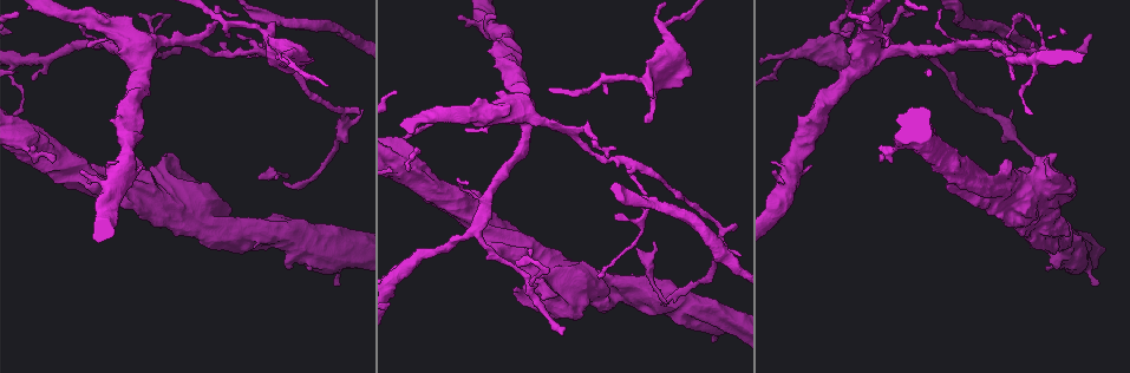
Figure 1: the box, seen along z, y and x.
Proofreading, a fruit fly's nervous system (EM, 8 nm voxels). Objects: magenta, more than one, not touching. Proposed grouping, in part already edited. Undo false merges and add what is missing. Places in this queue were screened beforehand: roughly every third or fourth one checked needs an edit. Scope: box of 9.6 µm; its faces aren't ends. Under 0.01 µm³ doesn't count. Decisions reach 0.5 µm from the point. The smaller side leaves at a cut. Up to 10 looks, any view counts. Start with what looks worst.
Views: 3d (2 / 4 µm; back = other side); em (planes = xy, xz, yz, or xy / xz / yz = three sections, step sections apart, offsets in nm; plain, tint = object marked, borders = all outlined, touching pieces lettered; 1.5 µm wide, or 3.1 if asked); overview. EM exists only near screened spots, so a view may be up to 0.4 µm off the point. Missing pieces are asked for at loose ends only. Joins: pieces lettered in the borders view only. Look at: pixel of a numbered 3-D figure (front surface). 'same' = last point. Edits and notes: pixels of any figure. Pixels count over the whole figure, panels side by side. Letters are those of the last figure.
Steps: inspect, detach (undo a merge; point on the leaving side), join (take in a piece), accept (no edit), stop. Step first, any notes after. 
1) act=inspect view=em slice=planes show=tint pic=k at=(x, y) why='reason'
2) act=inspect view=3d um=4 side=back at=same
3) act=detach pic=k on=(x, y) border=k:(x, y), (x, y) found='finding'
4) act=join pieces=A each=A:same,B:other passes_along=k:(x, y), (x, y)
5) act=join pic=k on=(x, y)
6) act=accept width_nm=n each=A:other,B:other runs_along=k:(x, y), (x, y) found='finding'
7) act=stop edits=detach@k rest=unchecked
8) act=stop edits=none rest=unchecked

act=inspect view=3d um=4 pic=1 at=(854, 27) why='an open end'

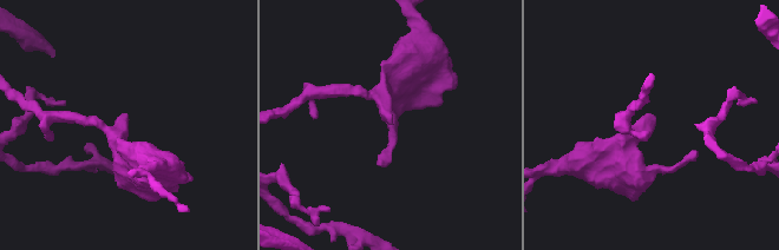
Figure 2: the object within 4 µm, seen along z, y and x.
act=inspect view=em slice=planes show=borders pic=2 at=(655, 117) why='need the tissue'

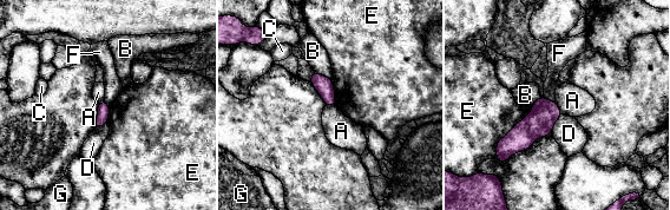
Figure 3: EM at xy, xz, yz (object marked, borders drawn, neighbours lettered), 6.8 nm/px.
act=accept each=A:other,B:other,C:other,D:other,E:other,F:other,G:other found='no lettered piece goes on from it'

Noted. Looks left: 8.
act=inspect view=em slice=yz step=8 show=borders pic=1 at=(581, 313) why='branch stops here'

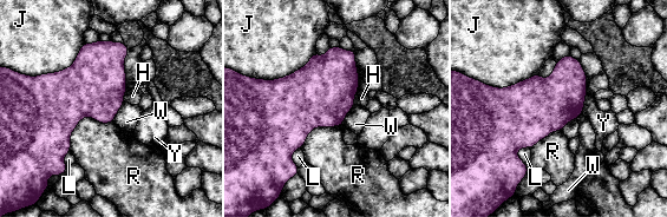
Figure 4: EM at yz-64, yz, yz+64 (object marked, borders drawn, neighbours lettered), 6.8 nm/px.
act=accept each=H:other,J:other,L:other,R:other,W:other,Y:other border=4:(587, 94), (581, 112) found='none of them fits'

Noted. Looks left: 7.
act=inspect view=3d um=4 pic=1 at=(562, 335) why='thin end'

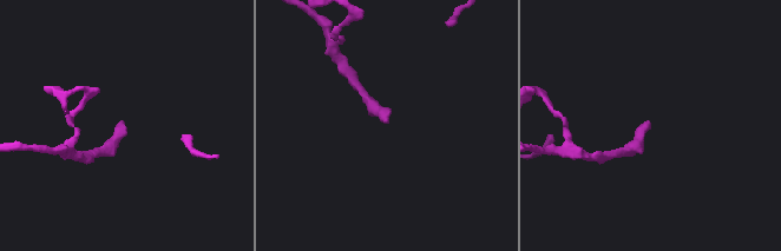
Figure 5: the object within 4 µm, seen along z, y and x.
act=inspect view=em slice=xy step=8 show=borders pic=5 at=(648, 122) why='now the EM'

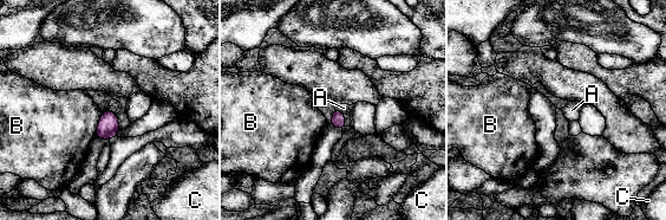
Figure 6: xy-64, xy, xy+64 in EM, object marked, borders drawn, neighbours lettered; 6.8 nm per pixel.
act=inspect view=em slice=yz step=8 show=borders at=same

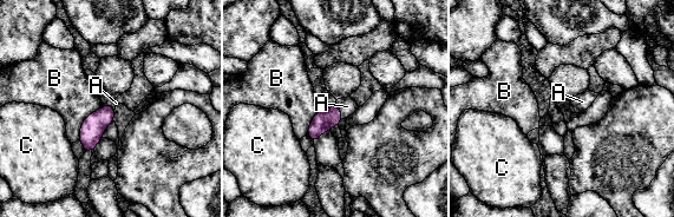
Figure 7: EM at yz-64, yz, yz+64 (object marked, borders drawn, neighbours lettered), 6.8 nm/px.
act=join pieces=A each=A:same,B:other,C:other passes_along=7:(324, 120), (339, 110), (347, 106) found='the neuron continues'

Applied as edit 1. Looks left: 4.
act=inspect view=overview

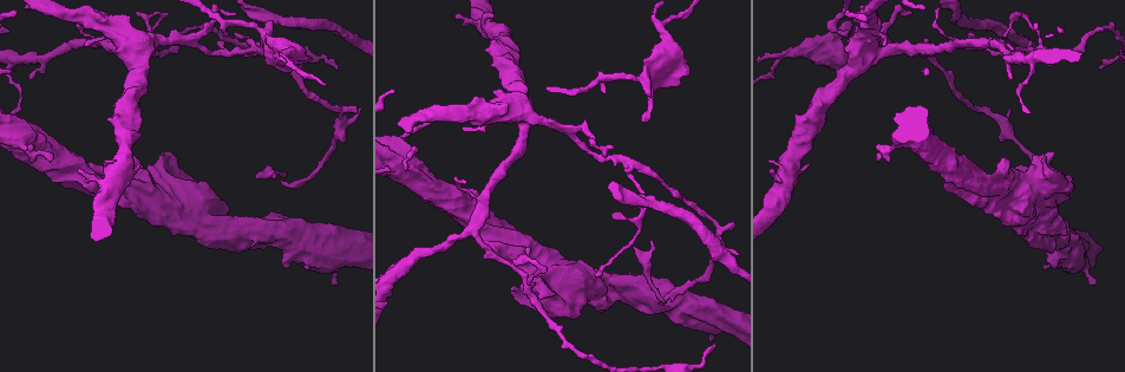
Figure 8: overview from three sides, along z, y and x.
act=inspect view=3d um=4 pic=8 at=(1030, 41) why='free end'

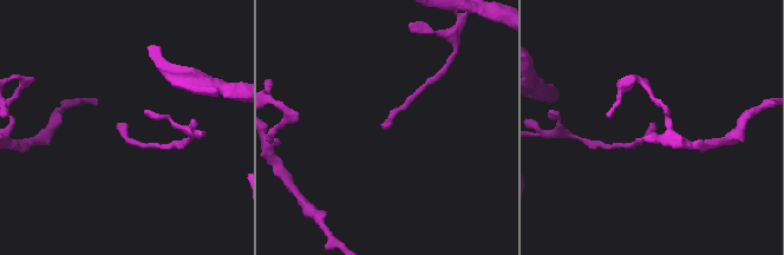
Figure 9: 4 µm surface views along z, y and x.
act=inspect view=em slice=yz step=8 show=tint pic=9 at=(121, 123) why='need the tissue'

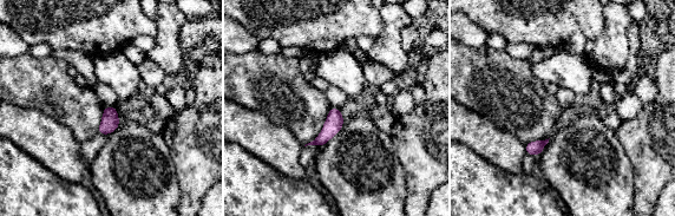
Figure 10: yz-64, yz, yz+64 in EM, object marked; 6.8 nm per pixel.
act=inspect view=em slice=planes show=borders at=same why='another direction'

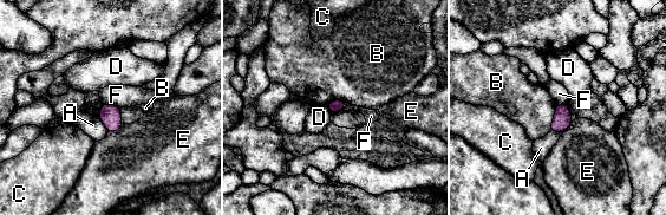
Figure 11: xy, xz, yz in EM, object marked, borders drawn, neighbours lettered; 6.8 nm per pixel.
act=accept each=A:other,B:other,C:other,D:other,E:other,F:other border=11:(103, 103), (121, 106) found='no lettered piece goes on from it'

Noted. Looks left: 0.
act=stop edits=join@7 rest=unchecked

